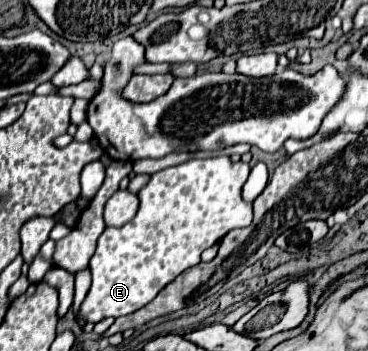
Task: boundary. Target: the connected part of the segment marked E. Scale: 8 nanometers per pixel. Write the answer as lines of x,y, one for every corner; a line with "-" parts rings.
211,157
211,159
191,159
181,165
163,169
151,175
149,183
137,193
139,211
123,227
107,227
97,243
97,251
91,257
93,285
79,307
79,317
85,323
99,323
105,317
121,317
135,313
145,307
169,281
181,275
185,269
199,263
201,253
215,245
231,229
247,227
253,219
251,205
241,199
241,187
249,177
247,163
231,163
229,157

